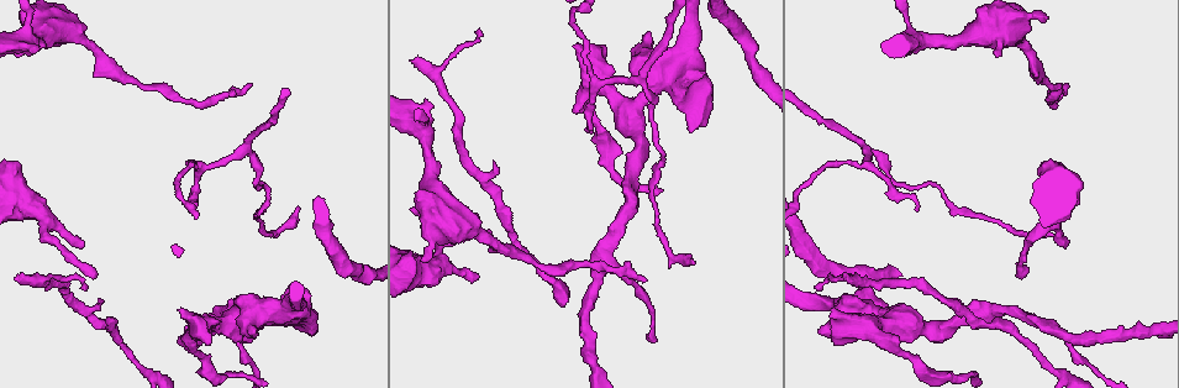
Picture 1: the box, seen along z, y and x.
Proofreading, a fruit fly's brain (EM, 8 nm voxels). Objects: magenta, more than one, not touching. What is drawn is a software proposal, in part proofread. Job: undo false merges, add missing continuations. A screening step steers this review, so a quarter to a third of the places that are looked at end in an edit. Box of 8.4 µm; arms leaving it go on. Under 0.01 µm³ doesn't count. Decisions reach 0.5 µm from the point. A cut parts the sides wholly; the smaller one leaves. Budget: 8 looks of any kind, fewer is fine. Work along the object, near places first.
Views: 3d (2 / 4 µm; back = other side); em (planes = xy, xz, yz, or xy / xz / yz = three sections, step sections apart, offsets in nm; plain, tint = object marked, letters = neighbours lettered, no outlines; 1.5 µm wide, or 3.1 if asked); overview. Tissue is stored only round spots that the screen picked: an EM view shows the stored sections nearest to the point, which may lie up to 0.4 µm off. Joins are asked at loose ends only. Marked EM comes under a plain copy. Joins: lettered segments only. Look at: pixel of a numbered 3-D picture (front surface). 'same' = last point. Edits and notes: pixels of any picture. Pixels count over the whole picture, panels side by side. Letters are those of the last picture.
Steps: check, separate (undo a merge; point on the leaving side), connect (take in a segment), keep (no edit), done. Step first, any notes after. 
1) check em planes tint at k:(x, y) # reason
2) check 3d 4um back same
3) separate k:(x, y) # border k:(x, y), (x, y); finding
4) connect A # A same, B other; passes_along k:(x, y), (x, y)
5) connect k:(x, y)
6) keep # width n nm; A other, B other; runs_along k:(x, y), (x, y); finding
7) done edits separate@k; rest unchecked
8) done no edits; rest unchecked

check em planes letters at 1:(411, 62) # tapers out

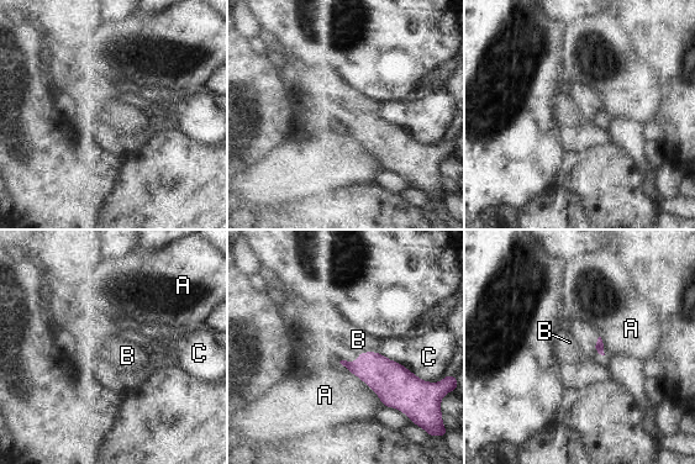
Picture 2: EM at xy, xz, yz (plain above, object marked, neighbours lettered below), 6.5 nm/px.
keep # longest_contact C 420 nm; A other, B other, C other; border 2:(340, 362), (362, 379), (384, 405); no lettered segment goes on from it

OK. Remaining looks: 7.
check em xy step 8 tint at 1:(919, 209) # an open end

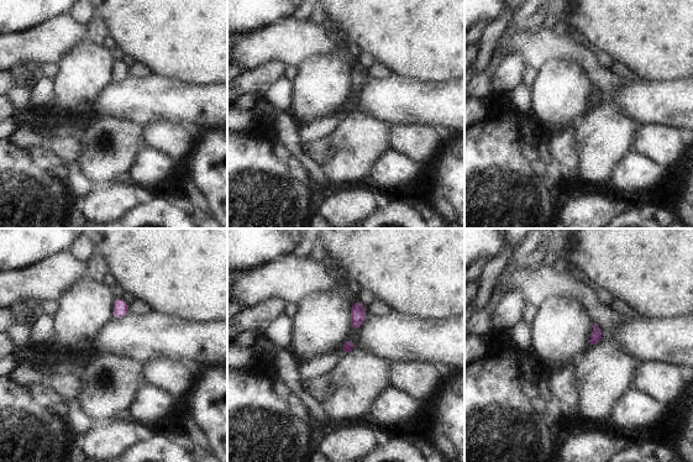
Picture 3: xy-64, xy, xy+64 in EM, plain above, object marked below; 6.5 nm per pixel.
check em planes tint same

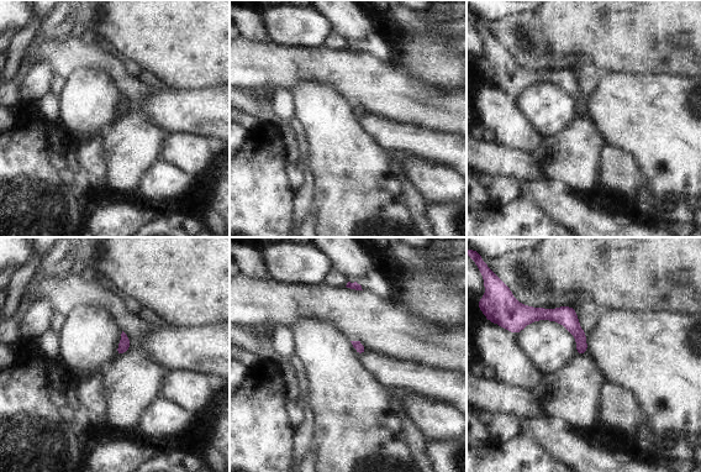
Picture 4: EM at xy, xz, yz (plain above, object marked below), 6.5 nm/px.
check em planes letters same # what lies round it

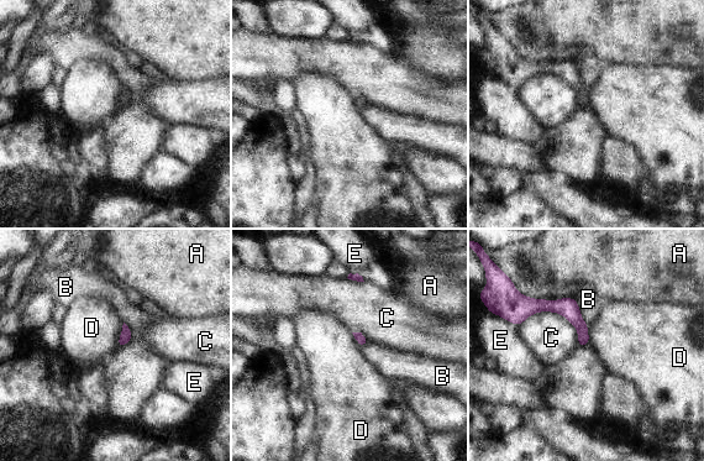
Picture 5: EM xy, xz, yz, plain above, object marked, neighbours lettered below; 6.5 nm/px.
keep # width 80 nm; A other, B other, C other, D other, E other; runs_along 5:(519, 320), (558, 305), (586, 340); none of them fits

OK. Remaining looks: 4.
check 3d 2um at 1:(641, 84) # three arms meet

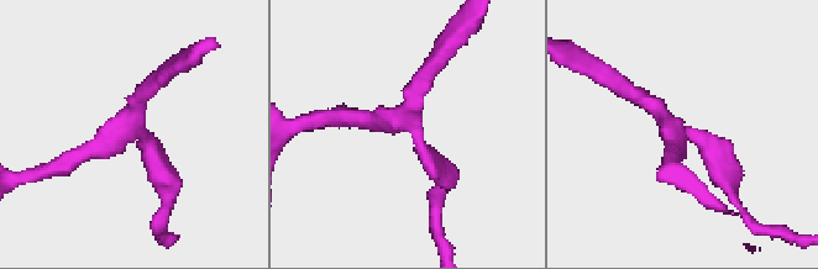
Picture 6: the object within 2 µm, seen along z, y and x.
check em planes tint at 6:(410, 128) # arms 3; now the EM

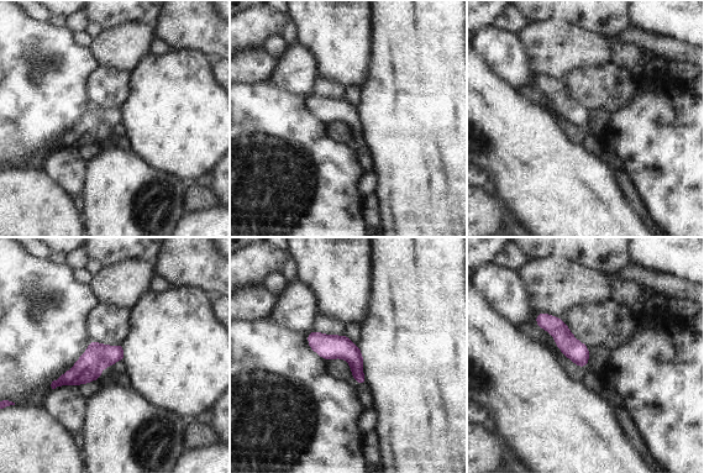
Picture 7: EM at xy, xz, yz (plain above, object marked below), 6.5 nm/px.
check em planes letters same # what lies round it

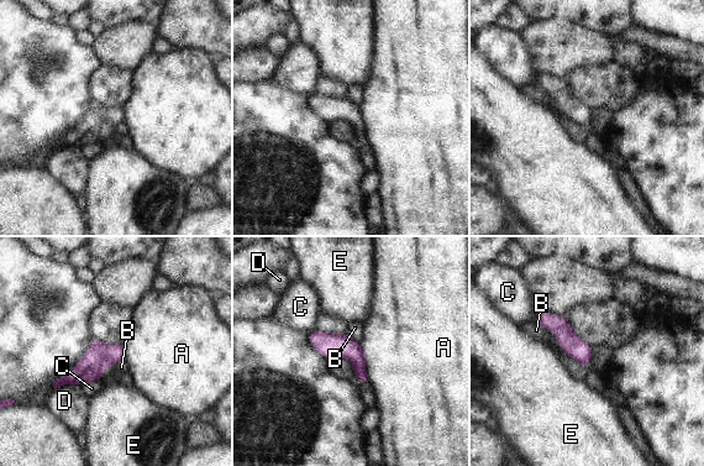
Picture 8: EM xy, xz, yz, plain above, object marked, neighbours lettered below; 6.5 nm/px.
keep # A other, B other, C other, D other, E other; runs_along 8:(122, 347), (58, 382); all the same cell

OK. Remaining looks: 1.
done no edits; rest unchecked

